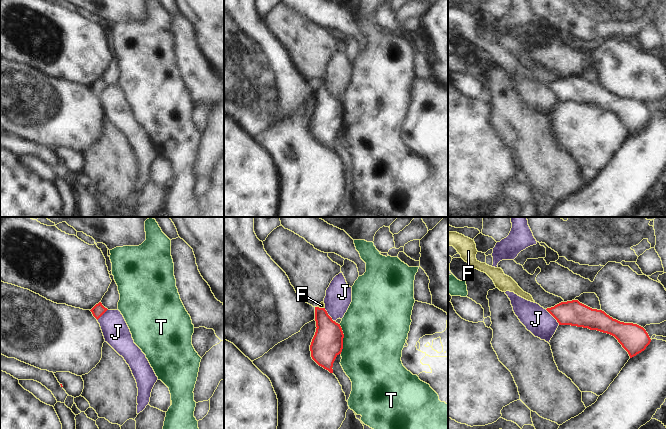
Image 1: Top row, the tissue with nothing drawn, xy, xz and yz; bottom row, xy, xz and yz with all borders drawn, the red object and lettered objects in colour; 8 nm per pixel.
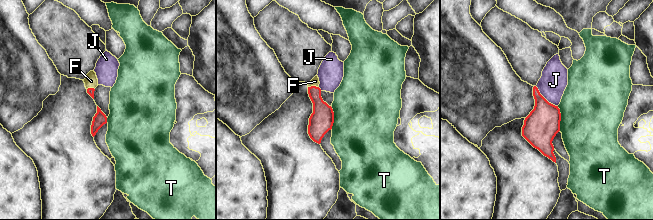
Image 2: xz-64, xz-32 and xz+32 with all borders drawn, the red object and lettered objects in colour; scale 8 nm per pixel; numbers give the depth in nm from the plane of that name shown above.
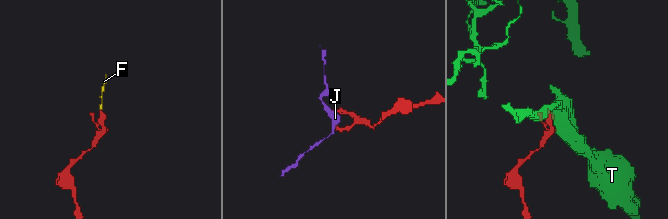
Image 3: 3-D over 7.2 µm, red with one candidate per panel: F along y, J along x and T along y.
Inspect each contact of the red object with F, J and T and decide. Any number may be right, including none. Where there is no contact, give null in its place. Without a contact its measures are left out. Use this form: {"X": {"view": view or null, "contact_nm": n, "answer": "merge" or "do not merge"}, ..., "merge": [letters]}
{"F": {"view": "xz", "contact_nm": 60, "answer": "merge"}, "J": {"view": "yz", "contact_nm": 170, "answer": "do not merge"}, "T": {"view": "xz", "contact_nm": 240, "answer": "do not merge"}, "merge": ["F"]}

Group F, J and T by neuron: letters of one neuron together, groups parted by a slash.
F / J / T

